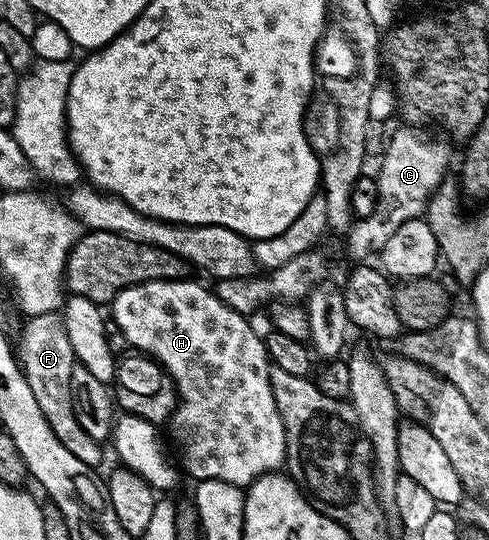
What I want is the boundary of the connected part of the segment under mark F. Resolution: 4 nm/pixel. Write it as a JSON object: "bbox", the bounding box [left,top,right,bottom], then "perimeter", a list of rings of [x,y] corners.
{"bbox":[16,311,103,467],"perimeter":[[[38,311],[34,318],[22,329],[22,338],[16,341],[16,356],[26,379],[26,389],[36,395],[36,403],[40,403],[40,411],[44,411],[44,419],[48,419],[48,427],[52,427],[52,435],[80,459],[80,463],[97,467],[102,461],[103,446],[92,435],[80,427],[76,415],[72,412],[72,371],[76,367],[72,343],[68,343],[68,331],[64,327],[61,316],[54,311]]]}

